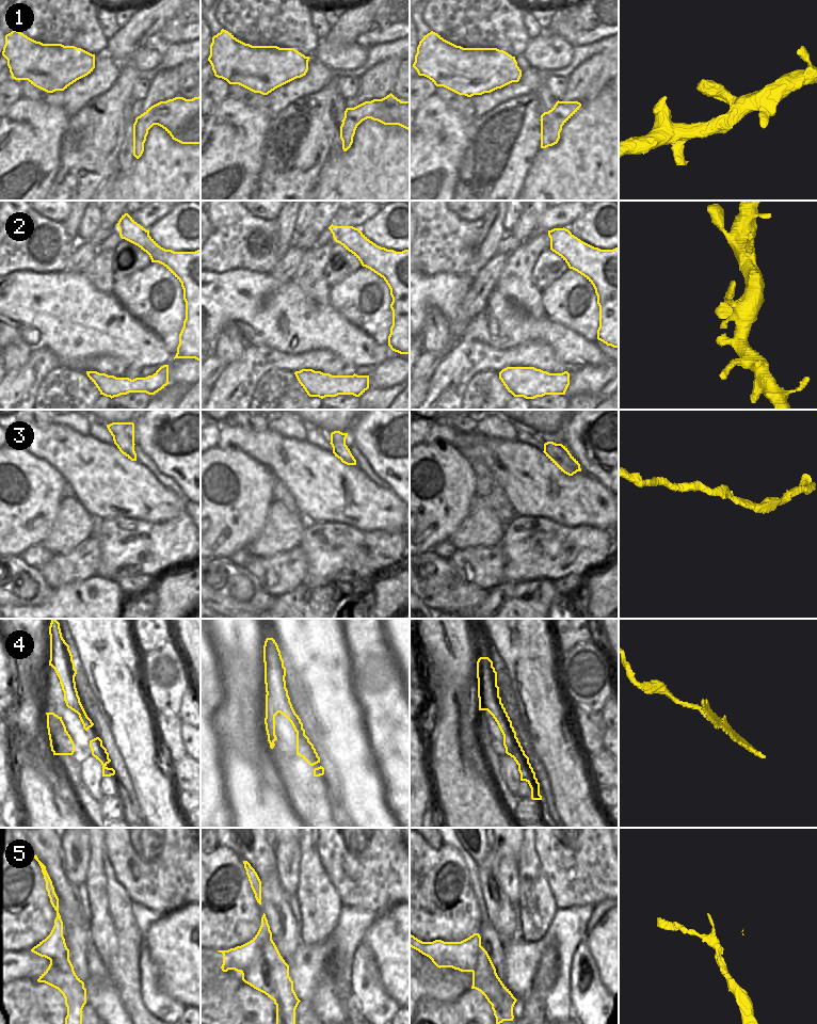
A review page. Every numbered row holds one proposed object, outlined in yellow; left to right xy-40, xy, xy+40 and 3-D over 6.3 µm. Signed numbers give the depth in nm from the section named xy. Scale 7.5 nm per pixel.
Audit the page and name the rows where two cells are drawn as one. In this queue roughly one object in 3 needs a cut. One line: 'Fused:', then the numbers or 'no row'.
Fused: 4, 5.

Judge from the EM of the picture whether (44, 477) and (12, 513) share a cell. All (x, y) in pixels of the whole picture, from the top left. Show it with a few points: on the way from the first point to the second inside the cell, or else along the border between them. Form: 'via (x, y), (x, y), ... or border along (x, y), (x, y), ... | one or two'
via (34, 486), (29, 498), (21, 505) | one

